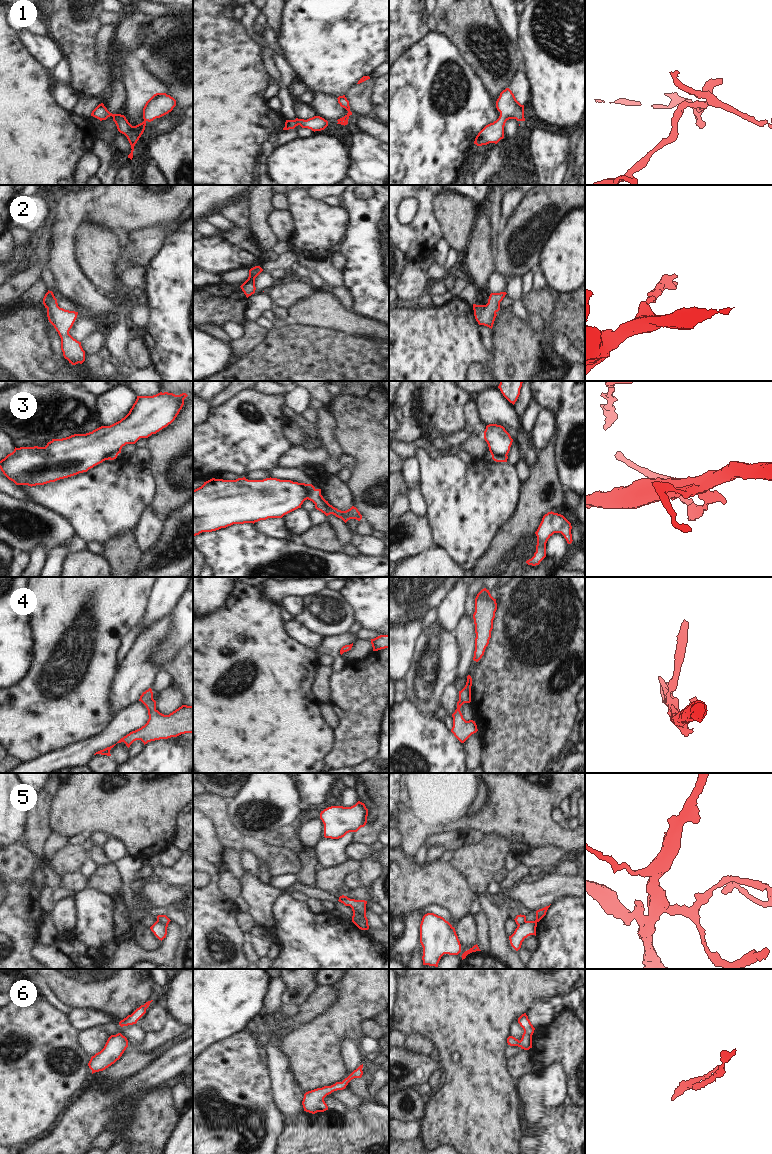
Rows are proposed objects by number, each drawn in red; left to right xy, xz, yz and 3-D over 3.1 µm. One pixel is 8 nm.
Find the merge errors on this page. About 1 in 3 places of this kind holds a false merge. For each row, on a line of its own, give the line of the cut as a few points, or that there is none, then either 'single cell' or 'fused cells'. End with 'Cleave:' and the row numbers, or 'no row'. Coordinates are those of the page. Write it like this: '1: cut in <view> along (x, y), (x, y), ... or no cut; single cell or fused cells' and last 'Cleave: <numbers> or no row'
1: no cut; single cell
2: no cut; single cell
3: cut in xz along (308, 484), (306, 488), (307, 498); fused cells
4: no cut; single cell
5: cut in xz along (352, 907), (365, 916); fused cells
6: no cut; single cell
Cleave: 3, 5

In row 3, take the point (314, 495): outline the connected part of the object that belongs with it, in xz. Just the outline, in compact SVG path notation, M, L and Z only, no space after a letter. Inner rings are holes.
M308 484L306 489L308 500L312 501L315 504L315 508L326 516L333 514L336 517L341 518L345 523L350 519L356 519L358 521L362 519L362 515L356 507L352 506L346 511L338 510L323 498L321 489L316 489L312 484Z

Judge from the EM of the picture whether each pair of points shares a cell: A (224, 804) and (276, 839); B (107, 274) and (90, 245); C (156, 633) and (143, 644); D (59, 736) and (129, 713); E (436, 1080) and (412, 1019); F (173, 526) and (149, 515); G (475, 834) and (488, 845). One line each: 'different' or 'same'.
A: different
B: same
C: same
D: different
E: different
F: different
G: different

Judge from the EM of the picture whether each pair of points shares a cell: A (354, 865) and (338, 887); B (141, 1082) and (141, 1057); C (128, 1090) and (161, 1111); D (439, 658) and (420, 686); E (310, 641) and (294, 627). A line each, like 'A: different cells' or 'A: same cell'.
A: same cell
B: different cells
C: different cells
D: same cell
E: same cell

